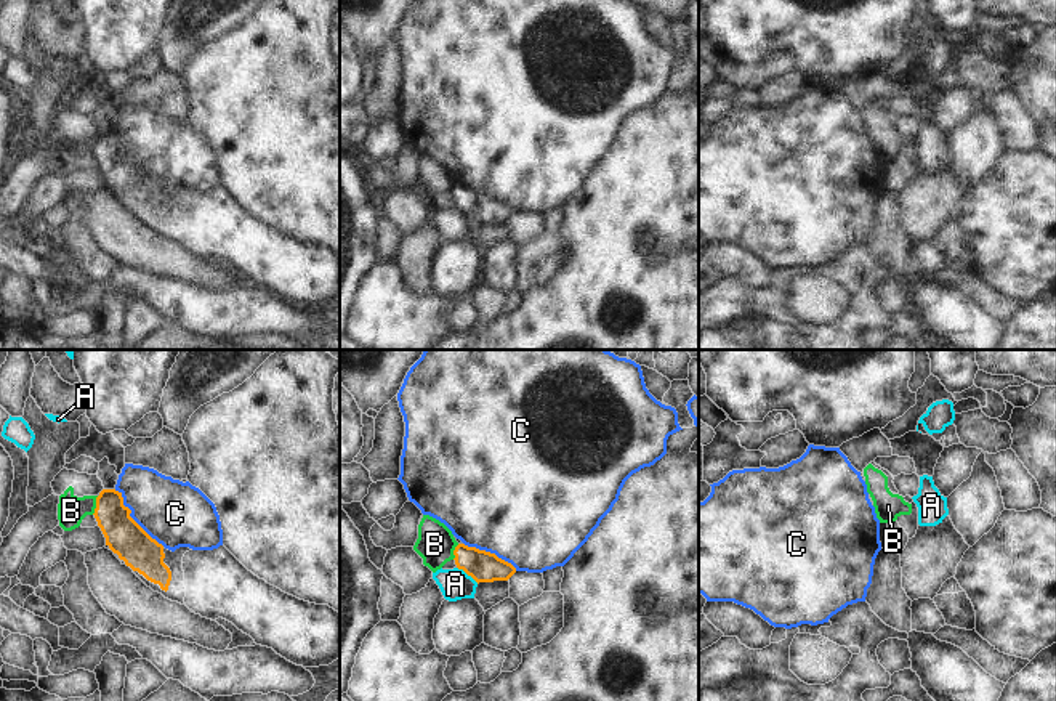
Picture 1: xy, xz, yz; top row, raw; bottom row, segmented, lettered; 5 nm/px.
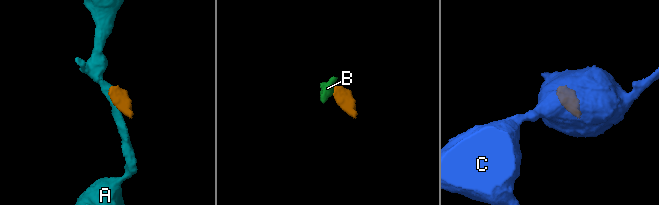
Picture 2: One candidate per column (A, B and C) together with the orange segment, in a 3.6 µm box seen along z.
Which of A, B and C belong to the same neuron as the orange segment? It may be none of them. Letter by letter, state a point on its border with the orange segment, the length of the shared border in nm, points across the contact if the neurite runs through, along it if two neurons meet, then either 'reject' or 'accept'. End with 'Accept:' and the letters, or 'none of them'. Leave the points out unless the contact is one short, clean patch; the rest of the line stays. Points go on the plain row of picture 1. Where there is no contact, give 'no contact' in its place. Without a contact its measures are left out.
A: xz (468, 215) | 140 nm | along xz (457, 207), (478, 223) | reject
B: xy (96, 146) | 100 nm | along xy (98, 137), (92, 154) | reject
C: xy (132, 159) | 380 nm | reject
Accept: none of them

